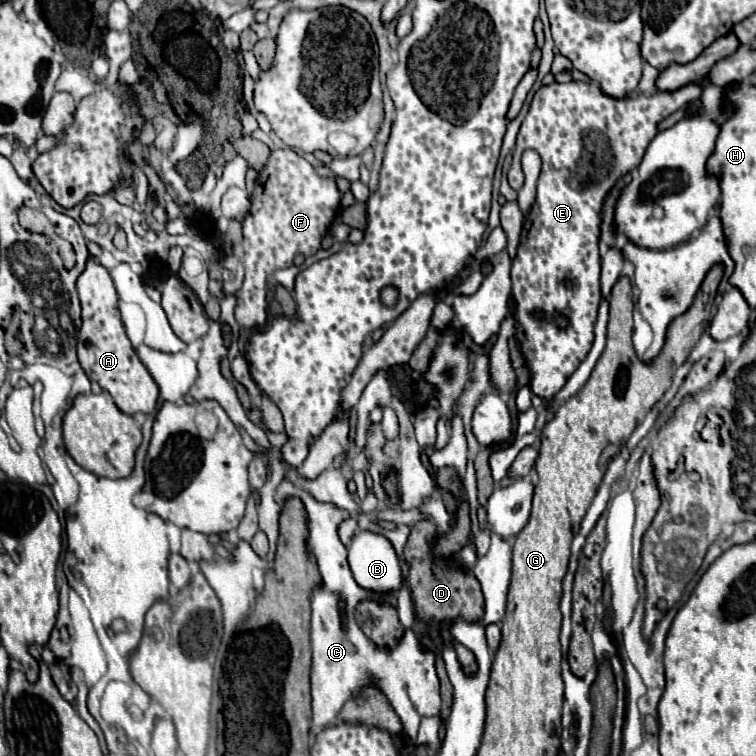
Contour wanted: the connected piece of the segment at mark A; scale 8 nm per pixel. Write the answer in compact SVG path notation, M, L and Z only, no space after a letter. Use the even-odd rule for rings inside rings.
M89 259L85 271L77 279L77 291L82 308L77 355L83 371L113 397L115 405L123 413L153 413L157 407L159 387L155 385L145 365L139 361L129 337L125 335L117 307L117 293L109 271L95 259Z

